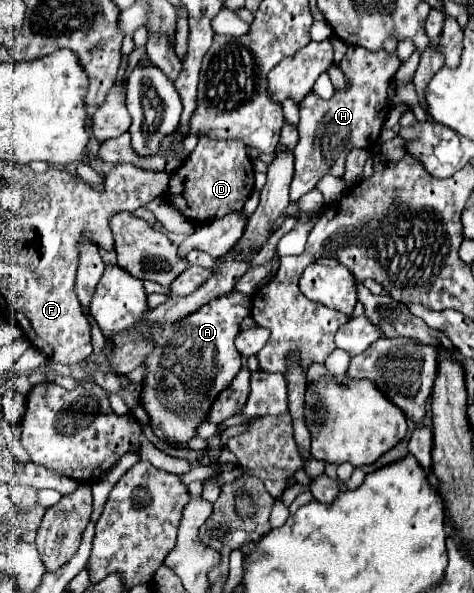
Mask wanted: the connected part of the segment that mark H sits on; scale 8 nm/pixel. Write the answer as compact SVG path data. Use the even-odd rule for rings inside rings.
M348 46L346 56L340 62L344 76L348 80L346 90L336 90L330 100L322 100L318 94L308 92L300 106L300 142L294 148L296 170L294 180L290 184L289 196L291 201L298 201L311 190L316 182L326 176L342 176L344 174L344 158L352 148L370 148L378 142L382 124L390 110L388 90L392 78L400 66L396 54L368 52L366 48Z

